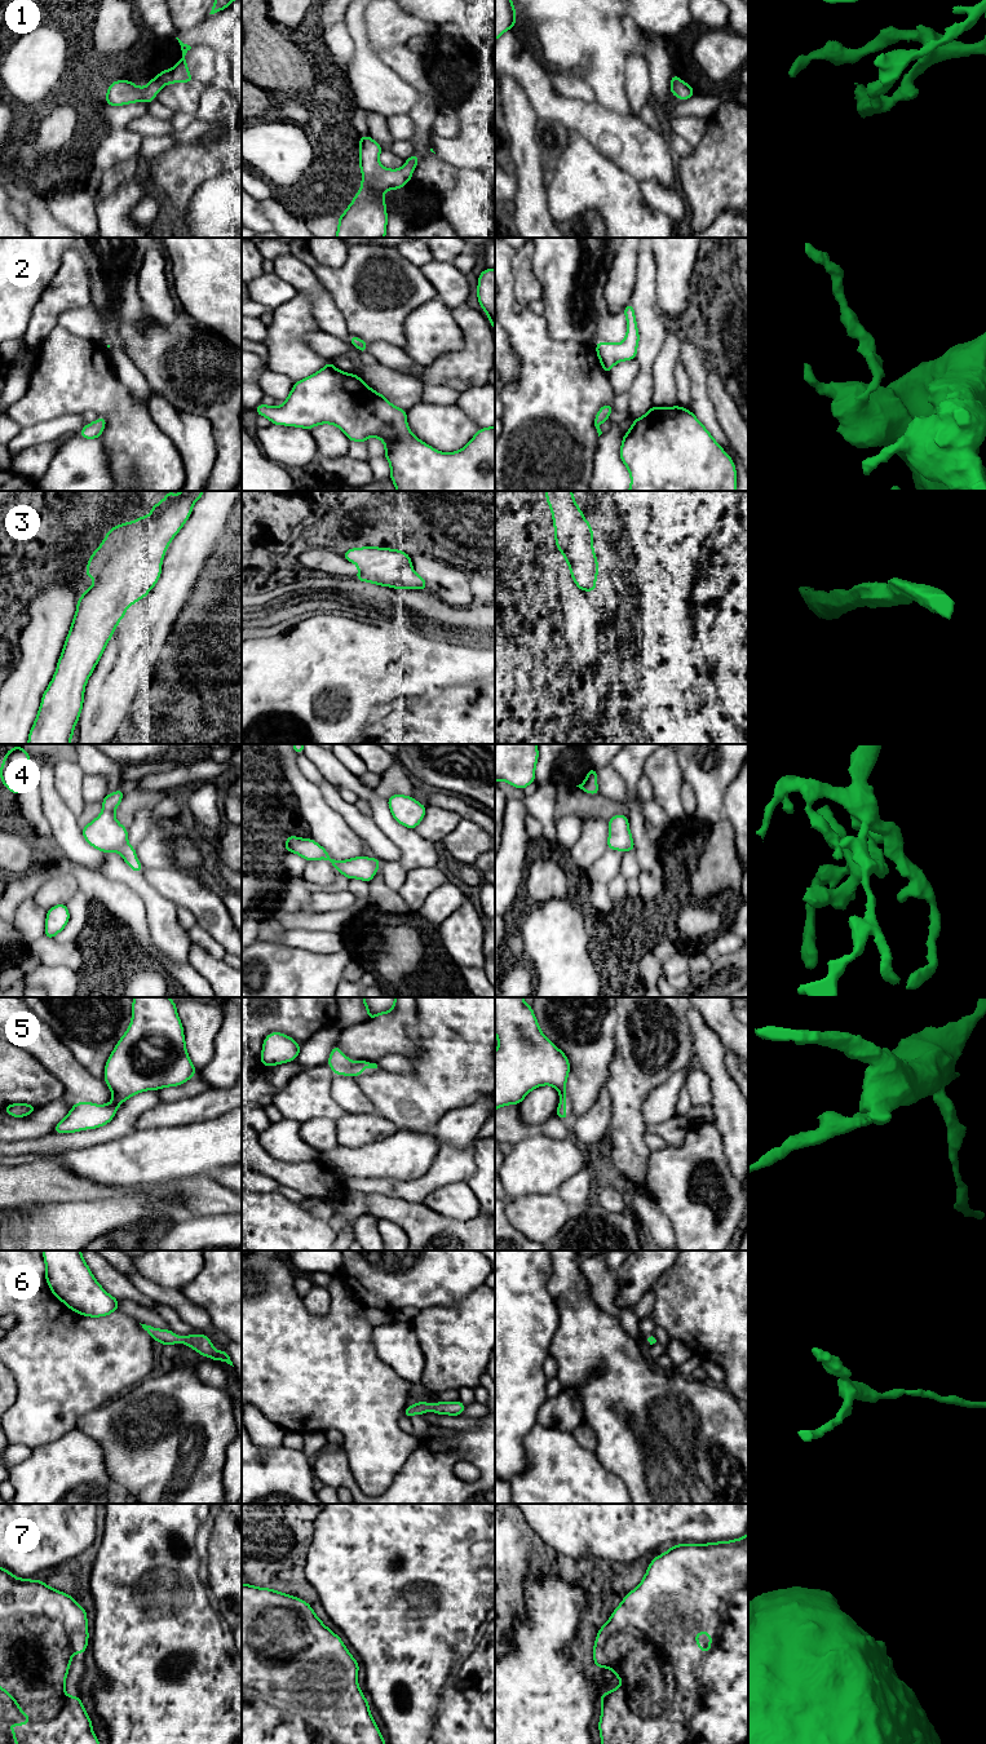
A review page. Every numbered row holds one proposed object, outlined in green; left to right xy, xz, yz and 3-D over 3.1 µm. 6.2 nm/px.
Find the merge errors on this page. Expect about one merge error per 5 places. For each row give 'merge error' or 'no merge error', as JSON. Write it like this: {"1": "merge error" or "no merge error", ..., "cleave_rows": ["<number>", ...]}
{"1": "no merge error", "2": "no merge error", "3": "no merge error", "4": "no merge error", "5": "no merge error", "6": "no merge error", "7": "no merge error", "cleave_rows": []}

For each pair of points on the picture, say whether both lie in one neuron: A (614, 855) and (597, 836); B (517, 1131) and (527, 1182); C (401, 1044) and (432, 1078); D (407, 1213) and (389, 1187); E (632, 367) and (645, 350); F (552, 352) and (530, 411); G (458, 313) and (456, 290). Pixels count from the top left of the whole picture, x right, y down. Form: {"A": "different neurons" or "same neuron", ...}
{"A": "different neurons", "B": "different neurons", "C": "different neurons", "D": "different neurons", "E": "different neurons", "F": "same neuron", "G": "different neurons"}

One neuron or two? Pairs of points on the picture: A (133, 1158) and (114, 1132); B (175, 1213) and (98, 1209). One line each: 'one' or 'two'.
A: two
B: one

